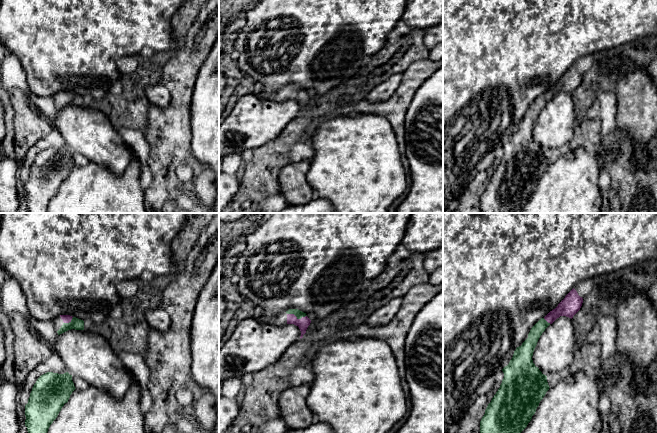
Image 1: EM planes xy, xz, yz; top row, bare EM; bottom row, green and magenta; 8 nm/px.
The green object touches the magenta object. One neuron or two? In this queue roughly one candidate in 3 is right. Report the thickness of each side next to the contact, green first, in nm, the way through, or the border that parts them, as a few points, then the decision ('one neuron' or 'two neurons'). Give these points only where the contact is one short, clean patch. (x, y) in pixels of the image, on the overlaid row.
70/90 nm | across xz (299, 314), (297, 317), (303, 323) | one neuron

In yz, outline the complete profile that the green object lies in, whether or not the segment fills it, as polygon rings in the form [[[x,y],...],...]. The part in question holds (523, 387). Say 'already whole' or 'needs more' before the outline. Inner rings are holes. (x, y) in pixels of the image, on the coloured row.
needs more; [[[573,288],[558,306],[541,318],[530,330],[528,338],[517,347],[509,364],[502,371],[504,378],[500,388],[488,404],[485,414],[480,421],[480,433],[521,433],[531,421],[540,401],[549,390],[547,376],[544,375],[532,360],[537,342],[545,331],[560,316],[573,318],[580,310],[583,298]]]

